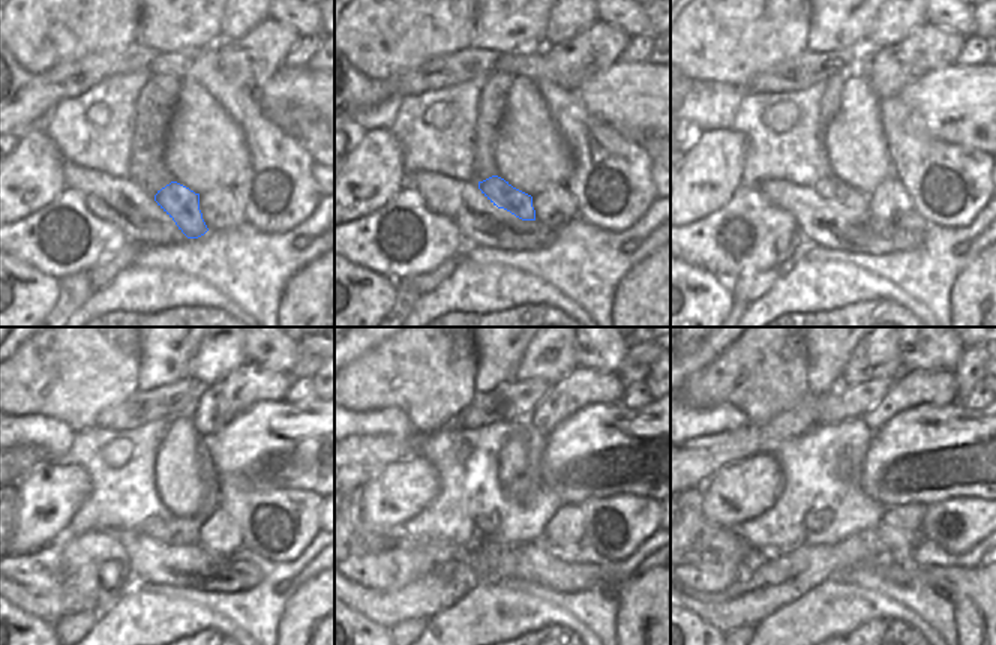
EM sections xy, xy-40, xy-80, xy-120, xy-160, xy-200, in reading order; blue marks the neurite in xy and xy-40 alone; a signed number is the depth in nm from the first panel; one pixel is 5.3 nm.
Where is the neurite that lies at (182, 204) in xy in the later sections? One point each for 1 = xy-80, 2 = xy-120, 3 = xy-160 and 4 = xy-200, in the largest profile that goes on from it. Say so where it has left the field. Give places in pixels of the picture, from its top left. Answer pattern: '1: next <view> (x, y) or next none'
1: next xy-80 (833, 189)
2: next xy-120 (155, 527)
3: next xy-160 (485, 524)
4: next xy-200 (815, 521)

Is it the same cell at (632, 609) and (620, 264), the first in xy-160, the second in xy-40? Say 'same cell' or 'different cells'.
different cells

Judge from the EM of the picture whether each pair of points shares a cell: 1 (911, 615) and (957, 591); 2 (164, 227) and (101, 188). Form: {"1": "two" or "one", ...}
{"1": "two", "2": "one"}

